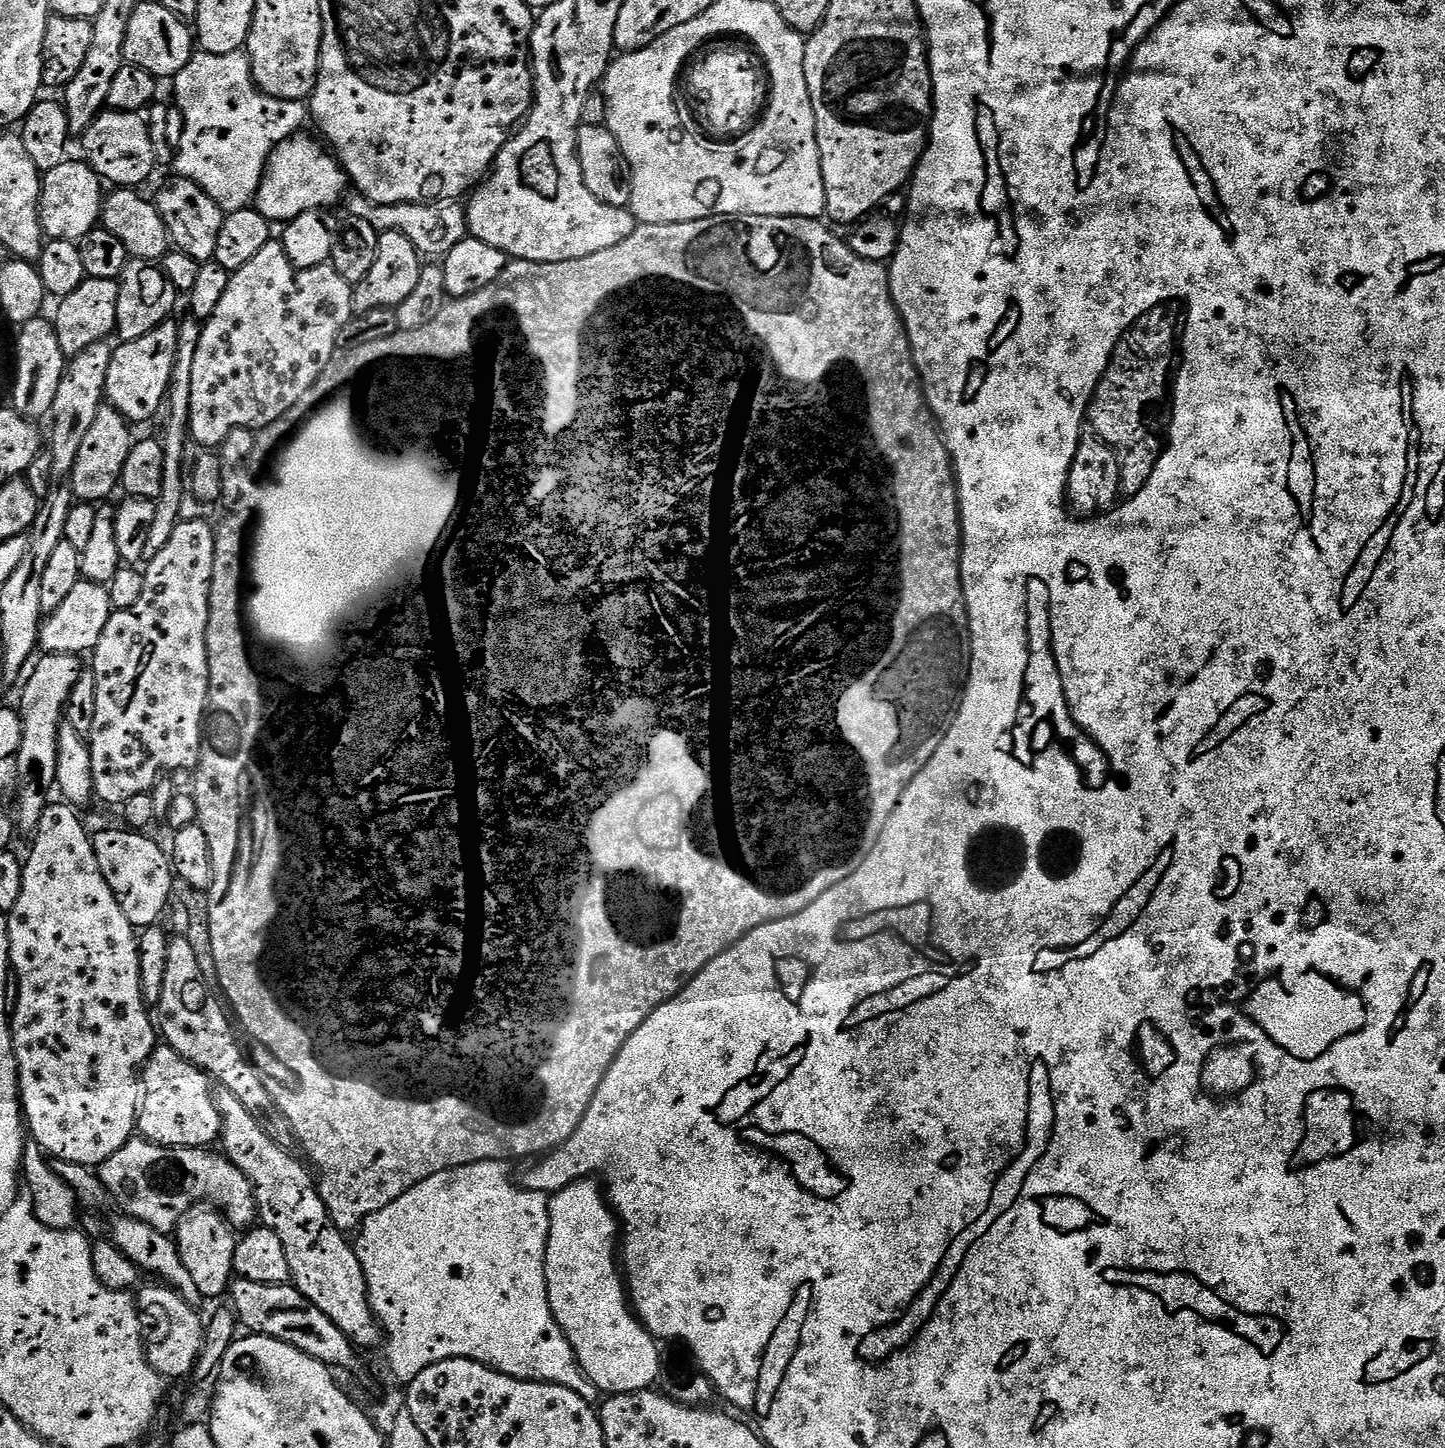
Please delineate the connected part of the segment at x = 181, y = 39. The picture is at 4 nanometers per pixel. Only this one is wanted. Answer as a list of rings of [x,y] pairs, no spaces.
[[[141,2],[130,18],[129,29],[126,30],[124,58],[125,61],[157,78],[175,78],[190,62],[194,55],[194,32],[185,21],[179,18],[166,6],[158,2]]]

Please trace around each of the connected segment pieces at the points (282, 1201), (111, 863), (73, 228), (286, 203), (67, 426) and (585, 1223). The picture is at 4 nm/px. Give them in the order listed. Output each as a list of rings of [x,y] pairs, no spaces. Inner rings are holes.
[[[224,1094],[224,1096],[219,1097],[218,1103],[222,1113],[223,1155],[227,1156],[233,1164],[238,1165],[248,1175],[248,1181],[256,1189],[259,1219],[262,1221],[263,1227],[274,1229],[278,1238],[282,1238],[290,1258],[294,1287],[314,1306],[318,1306],[318,1310],[322,1310],[322,1314],[329,1316],[347,1336],[352,1337],[353,1341],[360,1342],[364,1336],[364,1328],[374,1324],[372,1301],[368,1298],[366,1274],[353,1241],[341,1232],[336,1227],[335,1221],[332,1220],[327,1205],[320,1197],[320,1189],[313,1173],[311,1171],[308,1173],[284,1149],[284,1146],[281,1146],[264,1131],[264,1127],[252,1117],[250,1110],[246,1110],[246,1106],[242,1106],[238,1097]]]
[[[110,828],[95,835],[97,851],[103,858],[102,867],[119,889],[120,904],[132,923],[137,926],[155,925],[172,896],[173,861],[154,841],[138,834],[140,832],[116,829]]]
[[[65,159],[62,166],[54,166],[54,170],[43,173],[40,185],[40,225],[44,227],[44,235],[48,240],[74,240],[79,242],[90,230],[97,227],[102,216],[102,181],[87,162],[79,159]]]
[[[297,134],[283,140],[270,154],[268,165],[264,167],[254,207],[269,222],[287,222],[307,212],[335,209],[344,191],[350,188],[348,173],[339,159],[319,139],[311,140],[304,135]]]
[[[107,341],[95,343],[87,347],[82,354],[73,357],[64,371],[62,382],[59,384],[58,394],[55,395],[55,406],[52,411],[54,430],[52,440],[56,444],[66,444],[62,450],[55,452],[57,463],[64,466],[71,465],[75,459],[75,448],[79,447],[86,434],[94,426],[94,419],[103,407],[106,393],[105,380],[108,377],[113,347]]]
[[[585,1178],[576,1180],[561,1192],[551,1193],[548,1217],[550,1230],[544,1273],[548,1283],[550,1310],[558,1326],[566,1334],[584,1376],[590,1382],[594,1382],[594,1386],[598,1386],[602,1394],[617,1396],[627,1392],[649,1391],[660,1378],[661,1345],[656,1337],[641,1324],[640,1317],[636,1315],[626,1295],[626,1281],[622,1275],[621,1265],[618,1263],[618,1237],[621,1235],[622,1228],[601,1185],[595,1179]]]

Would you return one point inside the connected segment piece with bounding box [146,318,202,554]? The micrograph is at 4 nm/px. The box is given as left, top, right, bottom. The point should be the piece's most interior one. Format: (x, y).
(176, 438)

